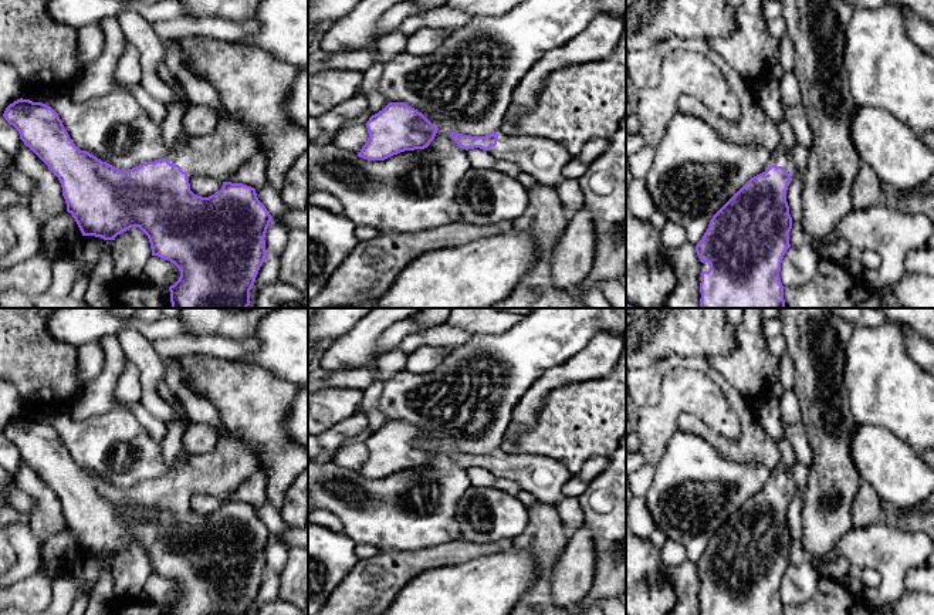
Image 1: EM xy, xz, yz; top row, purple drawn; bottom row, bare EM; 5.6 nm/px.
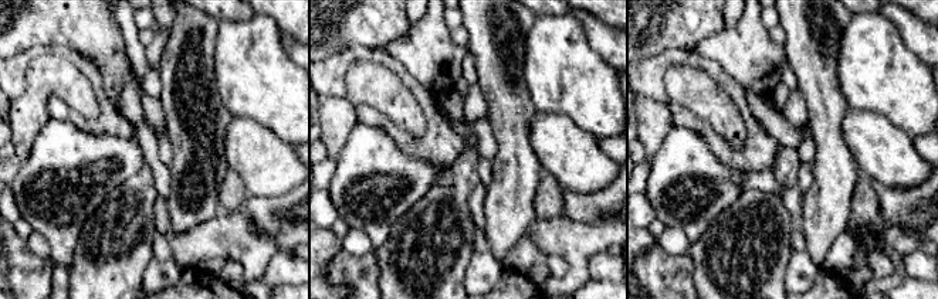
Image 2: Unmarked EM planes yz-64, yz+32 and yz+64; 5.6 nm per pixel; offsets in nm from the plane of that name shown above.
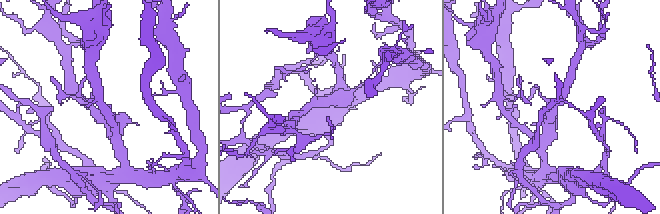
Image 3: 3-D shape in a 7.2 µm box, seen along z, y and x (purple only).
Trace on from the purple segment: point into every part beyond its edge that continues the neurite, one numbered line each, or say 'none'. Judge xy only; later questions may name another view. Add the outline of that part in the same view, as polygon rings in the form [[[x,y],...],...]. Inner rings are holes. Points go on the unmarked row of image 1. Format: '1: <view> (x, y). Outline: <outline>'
1: xy (219, 472). Outline: [[[226,430],[211,450],[179,462],[172,472],[166,473],[166,477],[179,483],[189,499],[202,493],[227,500],[260,469],[260,463],[260,456],[253,446]]]

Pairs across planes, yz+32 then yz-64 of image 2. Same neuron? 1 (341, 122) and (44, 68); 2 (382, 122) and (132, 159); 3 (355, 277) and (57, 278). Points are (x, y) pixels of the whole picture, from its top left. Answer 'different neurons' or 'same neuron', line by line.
1: same neuron
2: different neurons
3: same neuron

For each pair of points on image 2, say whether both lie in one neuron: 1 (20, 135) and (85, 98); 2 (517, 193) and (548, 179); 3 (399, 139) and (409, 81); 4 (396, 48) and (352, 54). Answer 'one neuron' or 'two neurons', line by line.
1: one neuron
2: two neurons
3: one neuron
4: two neurons

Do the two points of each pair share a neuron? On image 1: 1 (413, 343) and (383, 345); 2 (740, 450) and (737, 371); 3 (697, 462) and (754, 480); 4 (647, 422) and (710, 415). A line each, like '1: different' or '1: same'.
1: different
2: different
3: same
4: same

